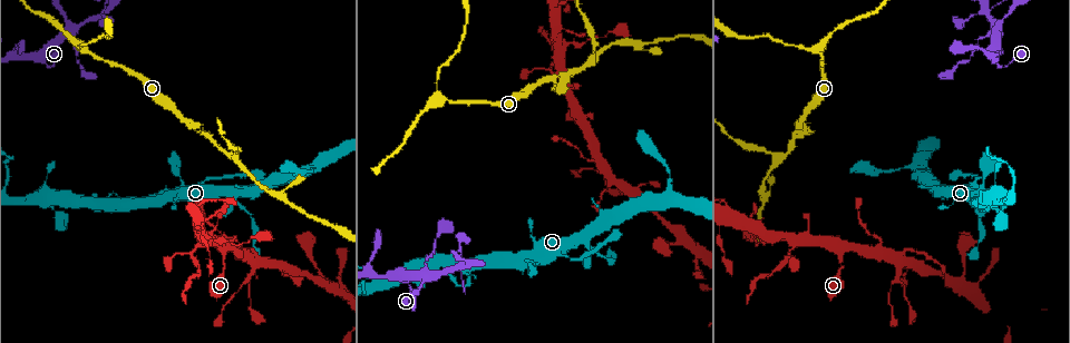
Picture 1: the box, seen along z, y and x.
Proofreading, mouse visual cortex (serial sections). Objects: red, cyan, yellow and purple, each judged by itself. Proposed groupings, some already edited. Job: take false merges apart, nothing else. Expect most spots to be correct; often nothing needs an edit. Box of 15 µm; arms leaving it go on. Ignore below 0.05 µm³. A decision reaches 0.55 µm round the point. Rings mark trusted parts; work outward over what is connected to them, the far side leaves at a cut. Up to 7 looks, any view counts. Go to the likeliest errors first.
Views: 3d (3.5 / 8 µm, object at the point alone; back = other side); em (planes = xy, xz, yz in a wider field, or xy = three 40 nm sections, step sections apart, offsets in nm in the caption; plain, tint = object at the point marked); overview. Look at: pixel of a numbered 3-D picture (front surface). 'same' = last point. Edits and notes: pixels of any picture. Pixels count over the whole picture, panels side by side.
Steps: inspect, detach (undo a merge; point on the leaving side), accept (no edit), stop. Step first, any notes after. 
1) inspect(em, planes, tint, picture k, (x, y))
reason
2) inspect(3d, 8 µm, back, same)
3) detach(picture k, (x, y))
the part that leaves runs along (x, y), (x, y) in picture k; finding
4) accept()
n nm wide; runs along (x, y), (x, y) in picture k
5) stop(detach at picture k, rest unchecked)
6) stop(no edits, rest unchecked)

inspect(3d, 3.5 µm, picture 1, (422, 276))
four or more arms meet

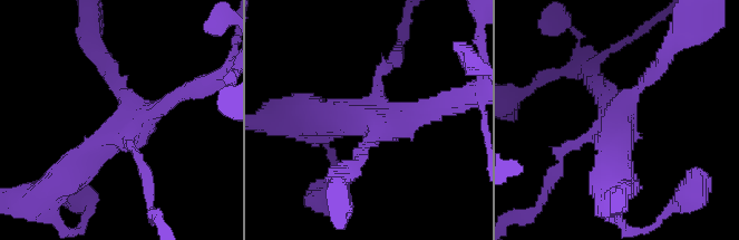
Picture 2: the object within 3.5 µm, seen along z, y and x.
inspect(em, xy, step 5, tint, picture 2, (125, 134))
4 arms; arms of 150, 150, 250, 450 nm; now the EM

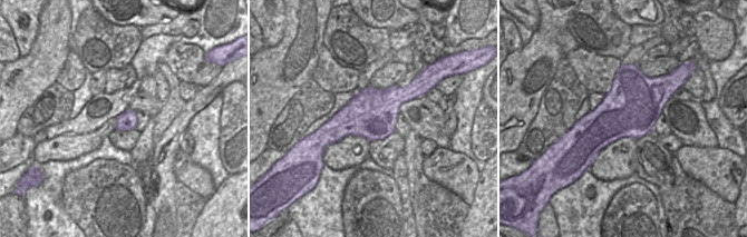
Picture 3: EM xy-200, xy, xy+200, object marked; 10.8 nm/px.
inspect(em, planes, tint, same)

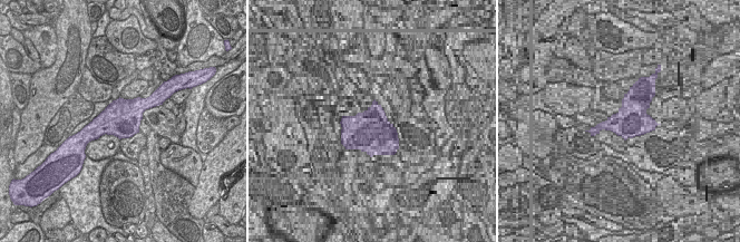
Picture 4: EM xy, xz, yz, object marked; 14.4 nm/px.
accept()
runs along (66, 180), (106, 138), (182, 94) in picture 2; continuous, no second cell

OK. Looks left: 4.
inspect(3d, 3.5 µm, picture 1, (592, 59))
narrows sharply

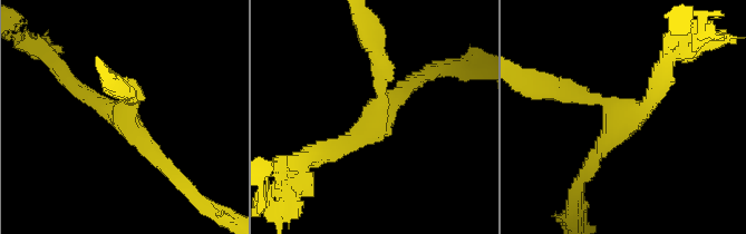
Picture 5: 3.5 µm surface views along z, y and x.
inspect(em, xy, step 5, tint, picture 5, (123, 115))

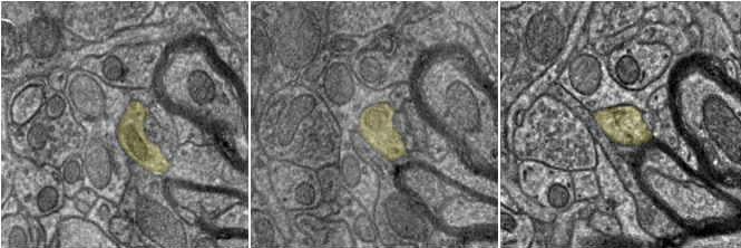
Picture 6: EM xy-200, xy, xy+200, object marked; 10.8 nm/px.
accept()
arms of 200, 200, 200 nm; one cell here

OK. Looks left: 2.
inspect(3d, 3.5 µm, picture 1, (442, 97))
sudden change in width

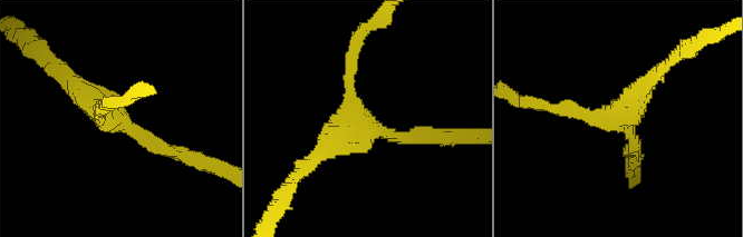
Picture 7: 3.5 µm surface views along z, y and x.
inspect(em, xy, step 5, tint, picture 7, (621, 119))
shape alone is not enough

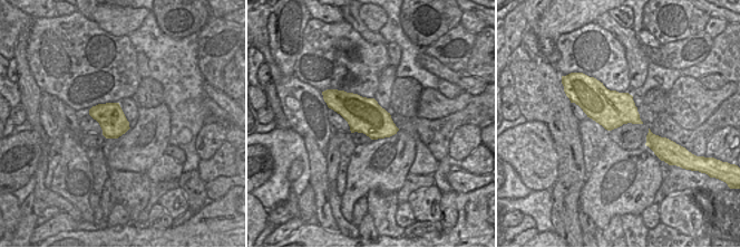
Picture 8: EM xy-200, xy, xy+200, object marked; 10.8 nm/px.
accept()
380 nm wide; runs along (175, 152), (104, 111), (63, 73) in picture 7; continuous, no second cell

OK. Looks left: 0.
stop(no edits, rest unchecked)

